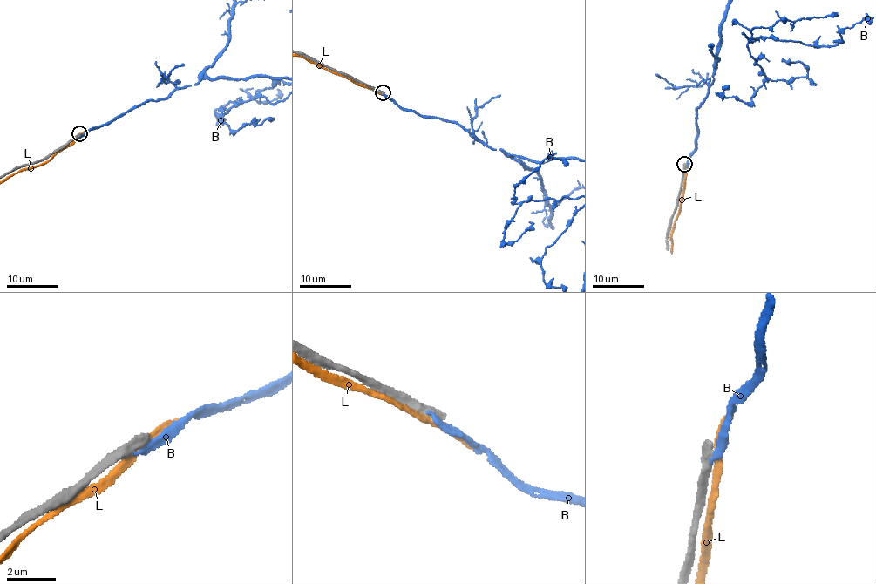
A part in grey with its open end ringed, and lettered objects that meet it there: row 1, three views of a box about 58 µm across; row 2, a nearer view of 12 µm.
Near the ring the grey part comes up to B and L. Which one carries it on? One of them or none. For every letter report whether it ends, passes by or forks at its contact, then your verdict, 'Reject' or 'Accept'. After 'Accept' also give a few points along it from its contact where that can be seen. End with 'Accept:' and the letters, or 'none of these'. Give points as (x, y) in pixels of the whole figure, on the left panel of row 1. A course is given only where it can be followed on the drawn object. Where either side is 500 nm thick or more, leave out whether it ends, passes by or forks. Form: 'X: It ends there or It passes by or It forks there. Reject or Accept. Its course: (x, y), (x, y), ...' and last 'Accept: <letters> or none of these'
B: It ends there. Reject
L: It passes by. Reject
Accept: none of these

